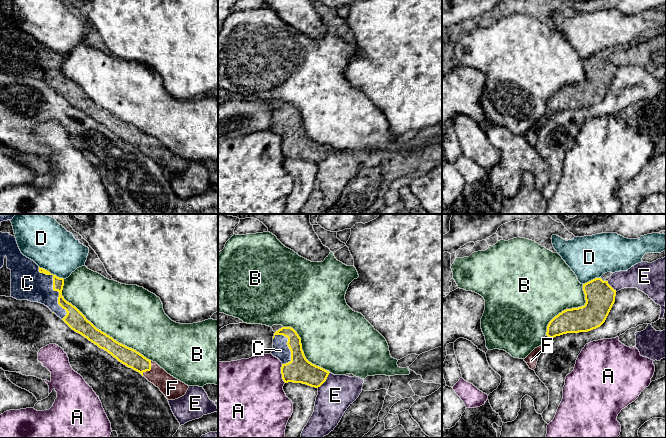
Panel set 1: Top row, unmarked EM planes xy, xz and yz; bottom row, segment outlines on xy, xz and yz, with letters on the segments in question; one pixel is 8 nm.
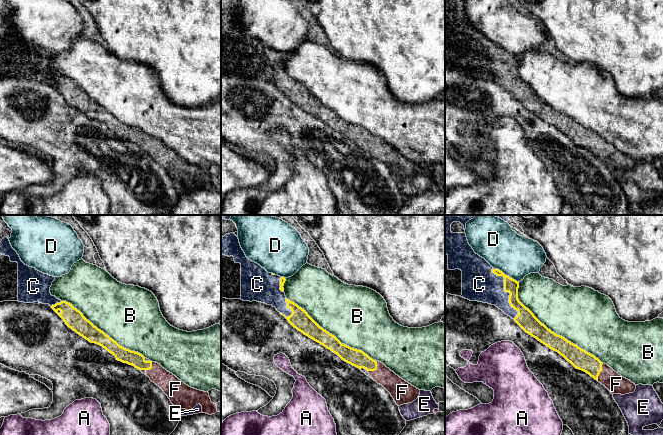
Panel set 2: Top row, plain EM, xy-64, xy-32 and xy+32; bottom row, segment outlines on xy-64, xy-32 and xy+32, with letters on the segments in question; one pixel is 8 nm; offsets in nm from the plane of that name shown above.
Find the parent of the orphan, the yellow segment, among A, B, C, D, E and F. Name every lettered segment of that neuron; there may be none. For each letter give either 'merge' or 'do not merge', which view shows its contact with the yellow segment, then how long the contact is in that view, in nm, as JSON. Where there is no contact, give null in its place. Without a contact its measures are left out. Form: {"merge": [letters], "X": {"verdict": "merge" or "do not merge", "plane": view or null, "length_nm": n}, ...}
{"merge": ["C", "F"], "A": {"verdict": "do not merge", "plane": "xz", "length_nm": 160}, "B": {"verdict": "do not merge", "plane": "xy", "length_nm": 950}, "C": {"verdict": "merge", "plane": "xy", "length_nm": 460}, "D": {"verdict": "do not merge", "plane": "xy", "length_nm": 220}, "E": {"verdict": "do not merge", "plane": "xz", "length_nm": 160}, "F": {"verdict": "merge", "plane": "xy", "length_nm": 140}}

